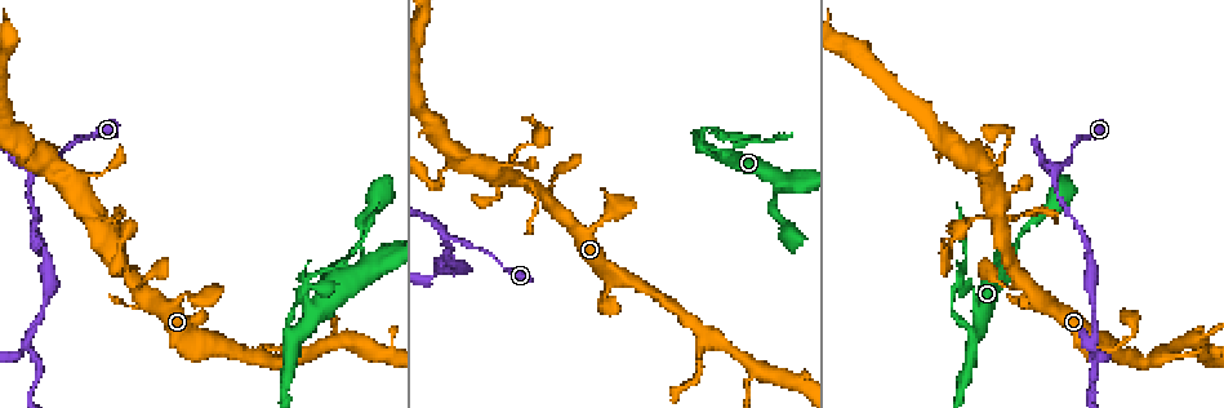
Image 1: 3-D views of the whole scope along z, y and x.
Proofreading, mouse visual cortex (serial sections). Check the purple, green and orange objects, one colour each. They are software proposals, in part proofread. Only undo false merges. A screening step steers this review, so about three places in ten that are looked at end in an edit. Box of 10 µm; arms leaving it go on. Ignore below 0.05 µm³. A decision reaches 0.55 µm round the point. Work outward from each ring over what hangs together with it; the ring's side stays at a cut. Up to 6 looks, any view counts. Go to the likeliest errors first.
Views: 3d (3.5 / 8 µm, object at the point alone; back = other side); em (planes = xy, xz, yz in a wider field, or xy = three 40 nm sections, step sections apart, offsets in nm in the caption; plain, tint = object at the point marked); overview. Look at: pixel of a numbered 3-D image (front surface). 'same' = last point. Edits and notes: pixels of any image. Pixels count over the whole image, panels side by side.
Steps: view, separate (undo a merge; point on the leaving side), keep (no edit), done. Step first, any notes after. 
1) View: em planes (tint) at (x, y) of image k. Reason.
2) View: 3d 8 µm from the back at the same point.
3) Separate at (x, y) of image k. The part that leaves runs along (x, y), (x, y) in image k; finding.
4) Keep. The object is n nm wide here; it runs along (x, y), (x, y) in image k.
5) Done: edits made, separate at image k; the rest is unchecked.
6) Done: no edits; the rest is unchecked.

View: 3d 3.5 µm from the back at (707, 128) of image 1. Thin neck.

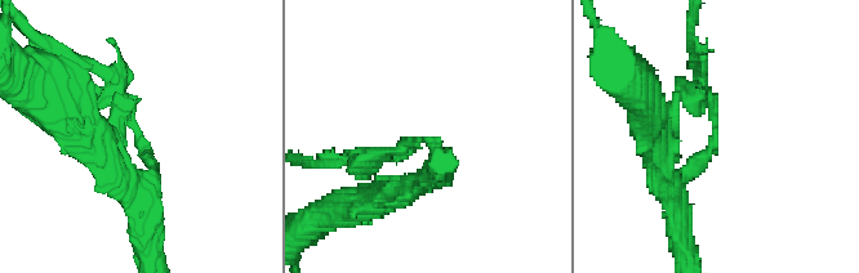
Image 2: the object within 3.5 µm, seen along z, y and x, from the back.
Separate at (413, 142) of image 2. The part that leaves runs along (436, 144), (409, 142), (373, 161) in image 2; two cells meet here.

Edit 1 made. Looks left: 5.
View: overview.

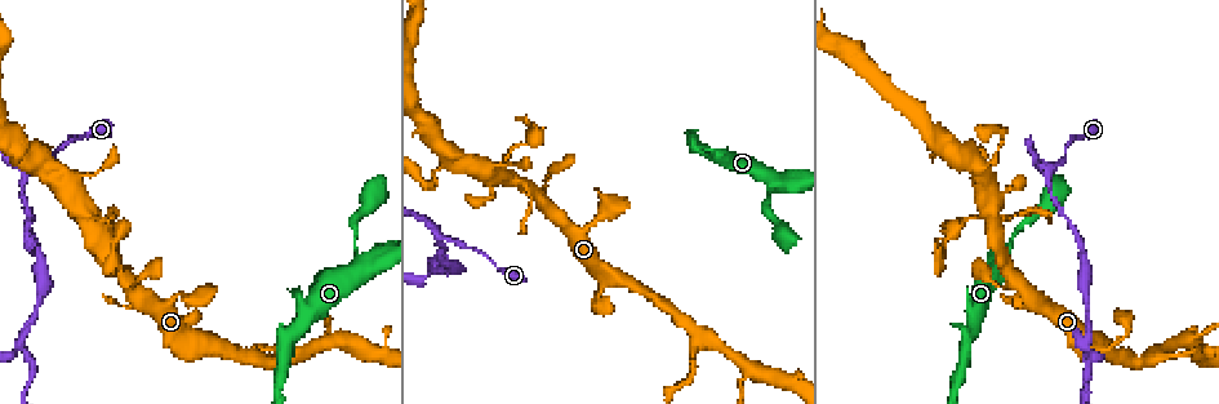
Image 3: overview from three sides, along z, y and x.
View: 3d 3.5 µm from the back at (26, 176) of image 3. A fork.

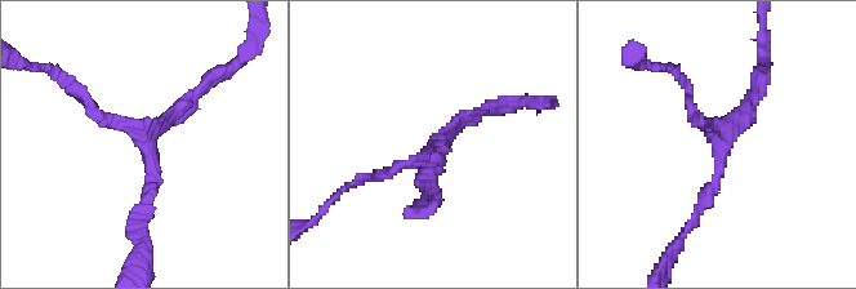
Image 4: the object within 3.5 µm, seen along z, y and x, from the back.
View: em xy step 2 (tint) at (435, 146) of image 4. 3 arms meet here; the arms are 150, 150, 150 nm wide.

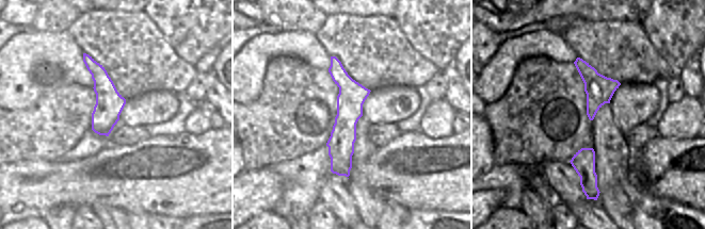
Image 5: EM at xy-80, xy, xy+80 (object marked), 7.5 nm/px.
Keep. The object is 200 nm wide here; it runs along (333, 59), (346, 83), (347, 173) in image 5; all the same cell.

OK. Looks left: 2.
View: 3d 8 µm at (83, 215) of image 3. Thick turns thin.

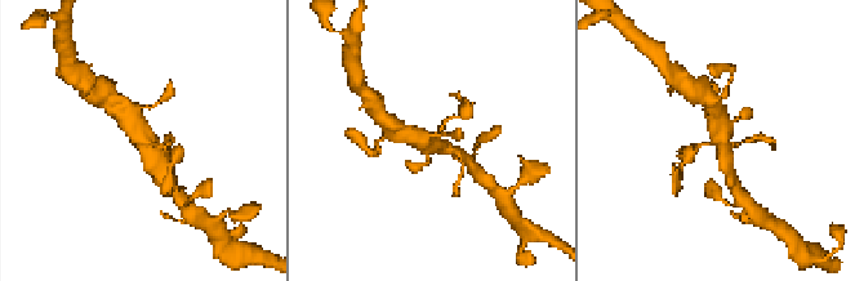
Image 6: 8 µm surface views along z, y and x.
View: em xy step 2 (tint) at the same point. 3 arms meet here; the arms are 150, 350, 600 nm wide; now the EM.

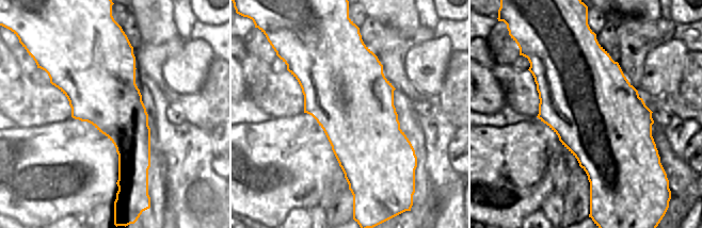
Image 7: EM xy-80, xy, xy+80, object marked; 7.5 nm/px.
Keep. It runs along (164, 172), (123, 111) in image 6; all the same cell.

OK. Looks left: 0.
Done: edits made, separate at image 2; the rest is unchecked.

